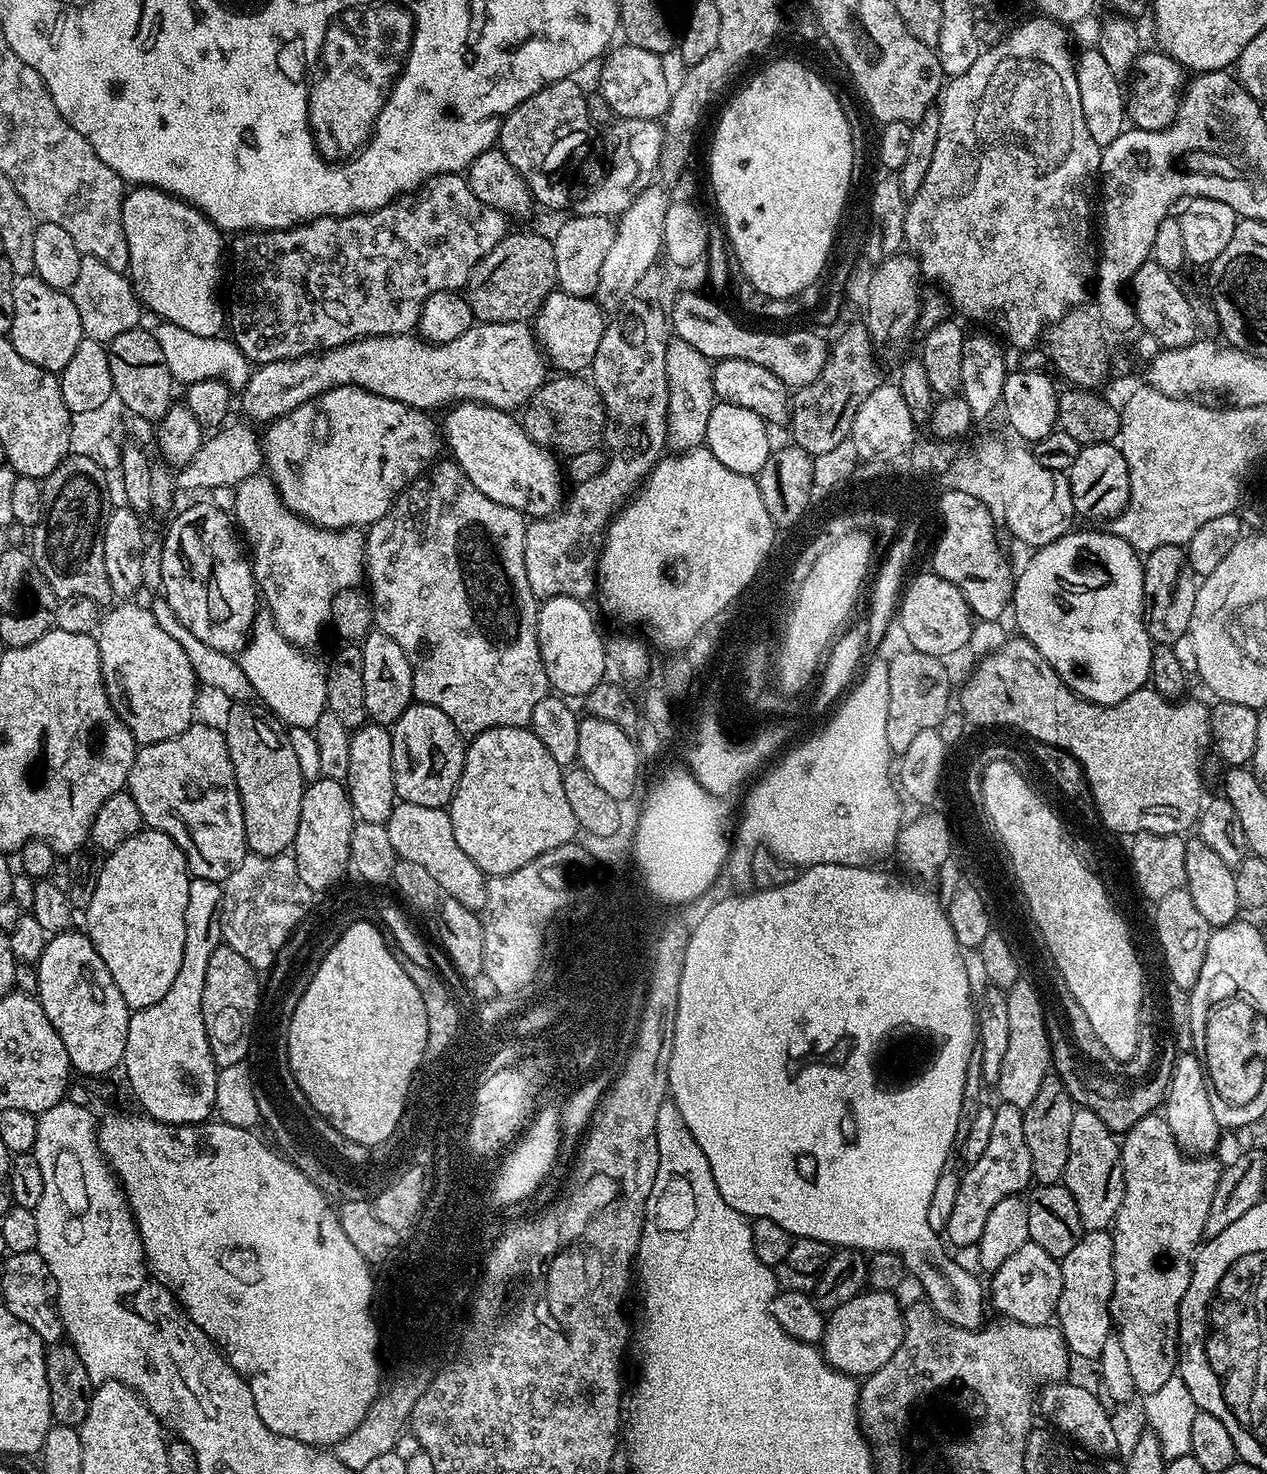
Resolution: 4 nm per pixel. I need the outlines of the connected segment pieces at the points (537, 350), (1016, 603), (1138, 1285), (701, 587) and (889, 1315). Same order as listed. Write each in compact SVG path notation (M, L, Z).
M473 323L462 338L454 342L430 344L423 338L412 334L403 336L365 336L362 340L351 340L328 352L318 352L311 356L300 356L297 360L279 360L261 364L253 371L252 377L242 389L244 412L249 421L257 420L261 426L267 425L282 416L289 416L294 409L310 402L315 396L321 396L331 388L354 386L394 402L402 402L411 408L447 409L457 402L489 404L492 408L501 408L504 412L520 410L537 390L549 379L550 368L545 353L536 339L535 331L527 323L484 324Z
M1073 530L1066 533L1062 538L1050 542L1045 548L1035 549L1031 555L1032 561L1021 572L1019 569L1012 590L1010 608L1013 613L1016 611L1016 624L1020 627L1019 635L1023 639L1029 640L1040 651L1042 658L1046 658L1048 665L1067 682L1068 687L1076 695L1083 696L1084 699L1092 701L1093 704L1117 704L1125 700L1130 694L1137 692L1139 688L1145 687L1150 680L1151 656L1154 643L1151 637L1148 636L1147 626L1145 624L1144 566L1138 553L1122 538L1113 536L1111 531L1079 532L1079 530Z
M1163 1115L1142 1118L1130 1131L1123 1133L1120 1145L1124 1193L1122 1206L1110 1229L1114 1246L1114 1290L1112 1322L1114 1335L1122 1342L1122 1350L1130 1365L1137 1393L1147 1394L1177 1375L1180 1351L1180 1303L1190 1286L1194 1257L1205 1239L1204 1227L1210 1214L1210 1202L1218 1182L1222 1164L1211 1155L1199 1158L1181 1150Z
M706 446L661 459L651 474L646 477L636 495L613 516L611 524L608 525L608 531L604 533L604 547L600 550L598 565L598 572L602 577L598 584L598 601L600 600L601 606L614 619L621 620L624 624L637 624L644 631L643 639L653 649L660 648L661 653L668 654L672 647L691 640L700 625L705 624L705 621L714 616L716 612L720 612L720 608L724 608L724 604L728 604L728 600L732 600L732 597L740 592L740 588L747 584L748 578L755 572L773 536L773 530L769 528L768 516L764 513L764 505L759 483L751 476L743 476L734 470L726 470L726 466L722 466L722 462L718 462L718 458L714 458L714 454Z
M865 1290L838 1306L827 1317L824 1326L822 1351L825 1360L845 1376L867 1378L882 1370L894 1350L902 1346L904 1337L904 1308L891 1292L873 1292Z

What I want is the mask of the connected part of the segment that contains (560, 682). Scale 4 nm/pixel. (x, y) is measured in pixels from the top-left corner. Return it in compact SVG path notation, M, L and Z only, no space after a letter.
M555 596L543 601L536 614L536 641L548 687L565 698L587 698L590 690L597 688L605 679L604 667L610 664L605 637L600 637L596 620L588 607L585 601Z

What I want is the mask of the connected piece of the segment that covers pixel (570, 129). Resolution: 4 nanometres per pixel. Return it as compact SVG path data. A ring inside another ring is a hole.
M575 79L556 80L545 84L538 94L526 98L504 117L504 125L500 128L498 147L504 156L522 174L532 192L532 199L544 208L564 208L568 204L568 188L564 183L568 180L568 171L576 168L584 160L588 152L588 139L592 136L594 125L588 113L588 96L576 85Z

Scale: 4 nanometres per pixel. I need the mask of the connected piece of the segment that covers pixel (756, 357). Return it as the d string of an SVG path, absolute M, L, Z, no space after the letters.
M684 292L676 301L670 304L670 328L675 339L686 342L698 350L698 354L707 356L713 362L721 360L745 360L754 362L757 366L766 366L789 389L805 388L818 378L818 374L828 361L830 351L829 341L824 341L816 332L755 332L752 328L743 328L726 309L720 304L715 304L708 296L700 292Z

